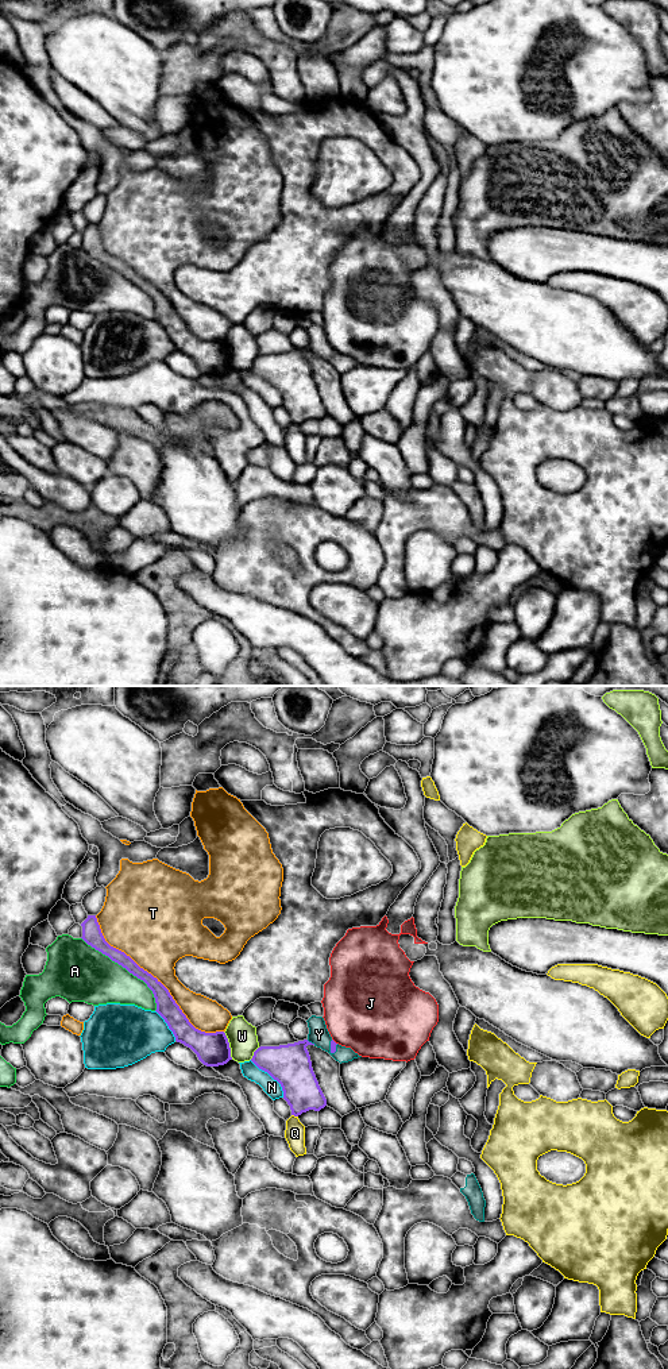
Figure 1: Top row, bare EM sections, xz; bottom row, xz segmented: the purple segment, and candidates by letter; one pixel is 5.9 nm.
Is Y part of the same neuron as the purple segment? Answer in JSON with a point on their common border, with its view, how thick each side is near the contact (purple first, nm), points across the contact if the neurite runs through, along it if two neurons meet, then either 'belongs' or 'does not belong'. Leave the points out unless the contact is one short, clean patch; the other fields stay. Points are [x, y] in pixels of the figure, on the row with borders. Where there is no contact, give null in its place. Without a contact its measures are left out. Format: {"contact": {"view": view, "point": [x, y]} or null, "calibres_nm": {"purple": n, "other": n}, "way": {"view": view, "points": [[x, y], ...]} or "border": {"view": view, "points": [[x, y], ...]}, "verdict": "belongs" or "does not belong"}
{"contact": {"view": "xz", "point": [311, 1042]}, "calibres_nm": {"purple": 240, "other": 120}, "way": {"view": "xz", "points": [[290, 1065], [297, 1052], [311, 1042], [319, 1034]]}, "verdict": "belongs"}

